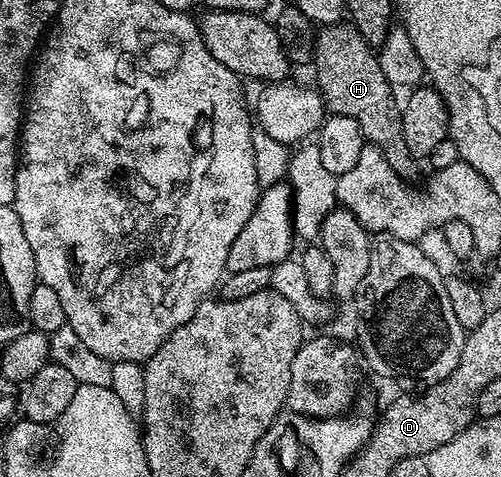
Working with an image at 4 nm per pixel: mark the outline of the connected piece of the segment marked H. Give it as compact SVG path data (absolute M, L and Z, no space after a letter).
M350 22L326 24L315 37L314 67L315 79L319 82L315 83L326 110L332 115L353 117L353 121L361 125L364 140L383 152L397 177L414 184L419 175L420 160L411 155L405 145L405 133L401 129L403 109L400 100L395 100L396 92L391 83L385 81L385 73L381 73L378 54L368 45L365 37L361 37Z

